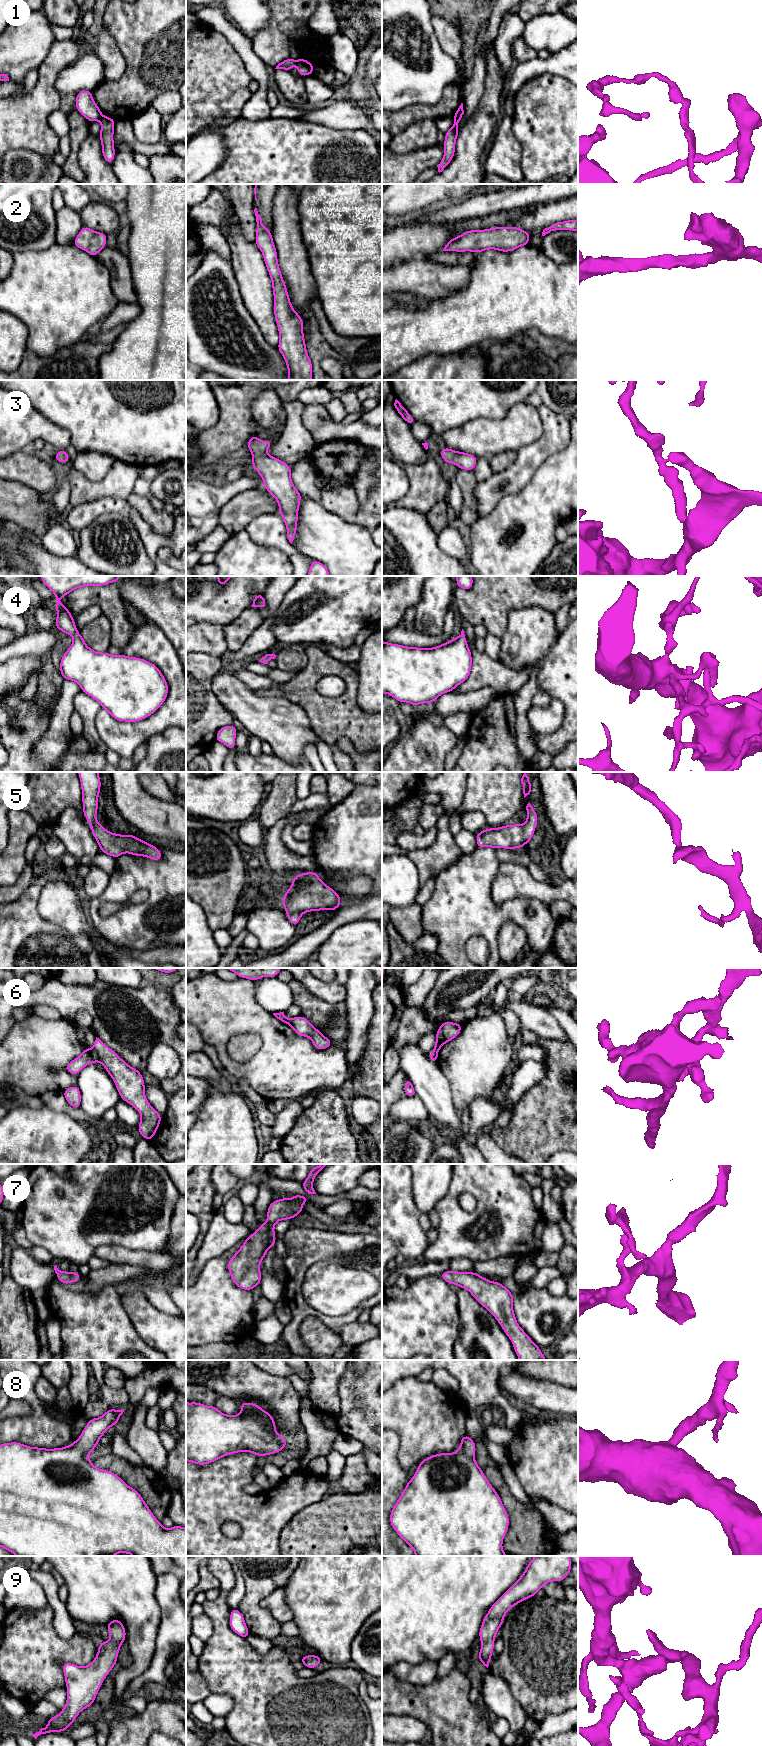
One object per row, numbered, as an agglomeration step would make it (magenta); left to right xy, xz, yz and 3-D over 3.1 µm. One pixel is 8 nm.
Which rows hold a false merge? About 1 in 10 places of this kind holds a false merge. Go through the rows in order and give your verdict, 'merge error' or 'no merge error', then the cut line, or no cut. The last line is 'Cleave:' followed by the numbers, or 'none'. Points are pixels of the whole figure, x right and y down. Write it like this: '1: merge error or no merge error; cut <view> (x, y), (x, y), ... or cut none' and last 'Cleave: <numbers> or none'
1: merge error; cut yz (462, 114), (454, 117)
2: no merge error; cut none
3: no merge error; cut none
4: no merge error; cut none
5: no merge error; cut none
6: merge error; cut xy (92, 1048), (99, 1060)
7: no merge error; cut none
8: no merge error; cut none
9: no merge error; cut none
Cleave: 1, 6

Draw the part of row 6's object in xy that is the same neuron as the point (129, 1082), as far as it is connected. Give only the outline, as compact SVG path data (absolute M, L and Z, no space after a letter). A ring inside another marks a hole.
M97 1037L92 1049L113 1079L121 1099L133 1106L141 1115L141 1121L137 1126L141 1137L152 1140L161 1123L162 1116L150 1105L145 1096L142 1074L139 1070L129 1066Z

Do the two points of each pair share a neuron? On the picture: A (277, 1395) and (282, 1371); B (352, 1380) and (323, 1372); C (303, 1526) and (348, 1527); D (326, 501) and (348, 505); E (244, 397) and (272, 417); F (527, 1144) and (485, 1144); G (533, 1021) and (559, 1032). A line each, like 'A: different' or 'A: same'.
A: different
B: different
C: same
D: same
E: different
F: different
G: same

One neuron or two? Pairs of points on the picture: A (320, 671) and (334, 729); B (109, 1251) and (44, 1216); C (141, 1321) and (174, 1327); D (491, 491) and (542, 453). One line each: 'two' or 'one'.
A: one
B: two
C: one
D: one

